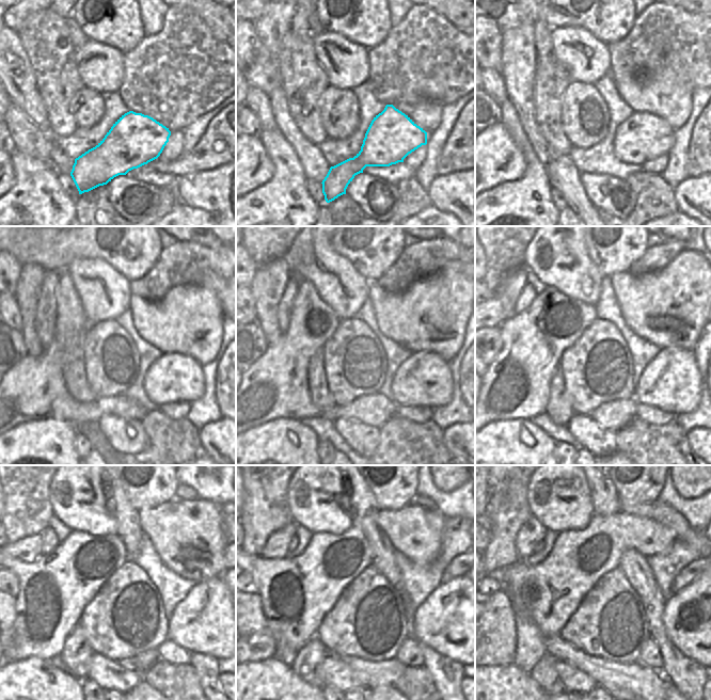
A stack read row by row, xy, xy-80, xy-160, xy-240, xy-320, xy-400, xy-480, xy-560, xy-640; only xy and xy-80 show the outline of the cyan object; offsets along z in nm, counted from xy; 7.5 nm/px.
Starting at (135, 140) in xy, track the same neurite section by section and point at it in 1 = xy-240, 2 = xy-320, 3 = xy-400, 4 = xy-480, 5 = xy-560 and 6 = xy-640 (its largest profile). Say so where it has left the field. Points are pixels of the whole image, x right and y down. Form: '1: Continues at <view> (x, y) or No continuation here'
1: Continues at xy-240 (174, 377)
2: Continues at xy-320 (424, 379)
3: Continues at xy-400 (672, 382)
4: Continues at xy-480 (205, 621)
5: Continues at xy-560 (453, 621)
6: Continues at xy-640 (692, 617).

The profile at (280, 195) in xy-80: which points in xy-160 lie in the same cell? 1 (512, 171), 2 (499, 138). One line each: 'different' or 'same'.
1: different
2: different

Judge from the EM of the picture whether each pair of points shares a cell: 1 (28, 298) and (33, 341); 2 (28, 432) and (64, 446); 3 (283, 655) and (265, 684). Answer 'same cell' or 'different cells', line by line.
1: same cell
2: same cell
3: different cells

